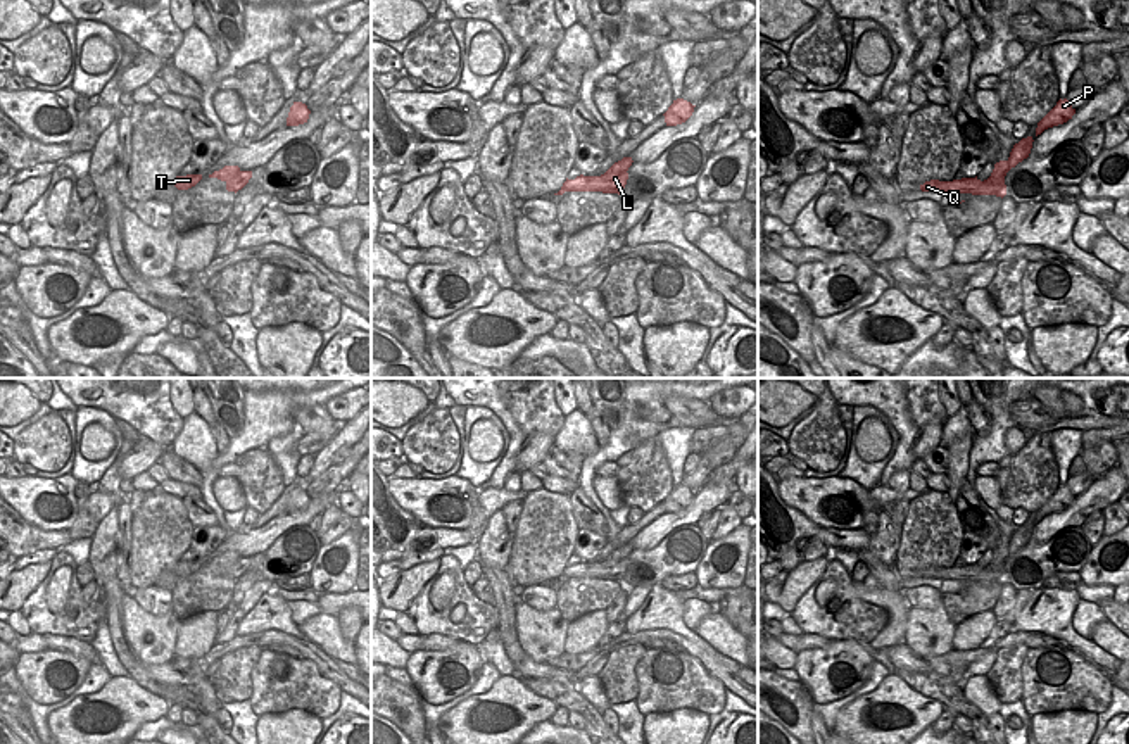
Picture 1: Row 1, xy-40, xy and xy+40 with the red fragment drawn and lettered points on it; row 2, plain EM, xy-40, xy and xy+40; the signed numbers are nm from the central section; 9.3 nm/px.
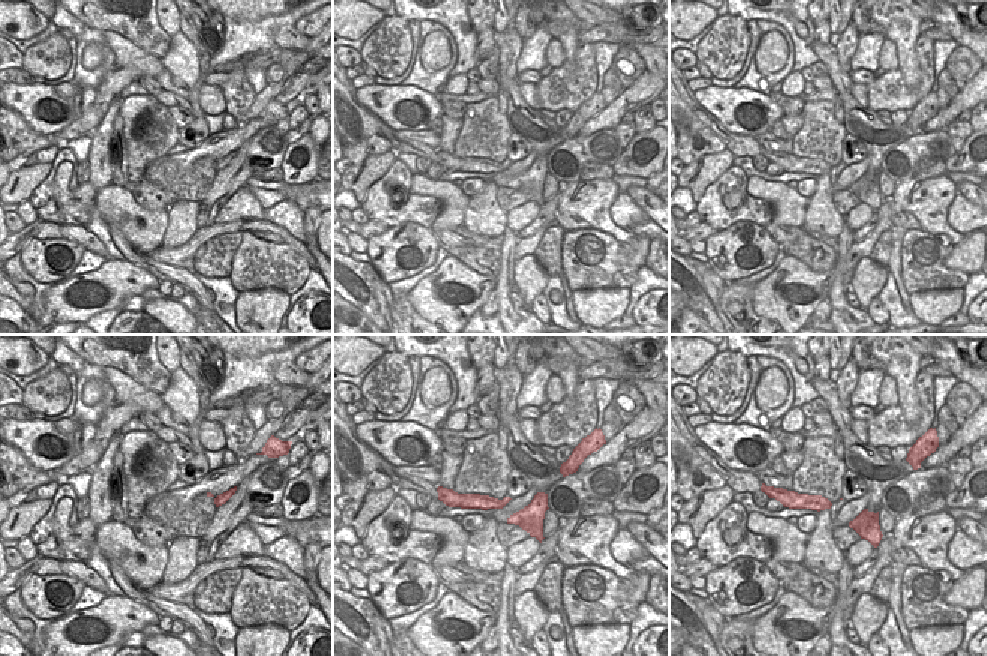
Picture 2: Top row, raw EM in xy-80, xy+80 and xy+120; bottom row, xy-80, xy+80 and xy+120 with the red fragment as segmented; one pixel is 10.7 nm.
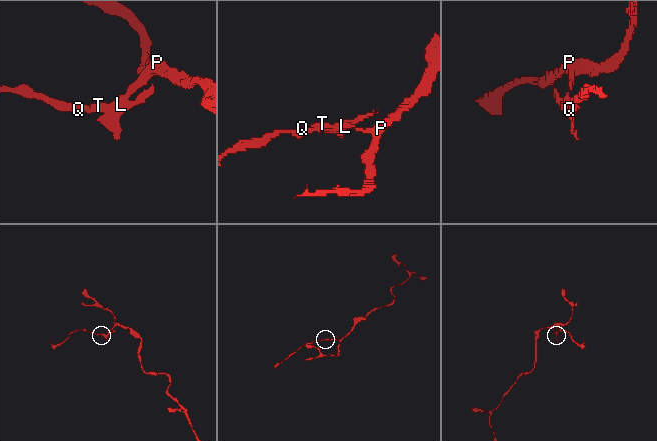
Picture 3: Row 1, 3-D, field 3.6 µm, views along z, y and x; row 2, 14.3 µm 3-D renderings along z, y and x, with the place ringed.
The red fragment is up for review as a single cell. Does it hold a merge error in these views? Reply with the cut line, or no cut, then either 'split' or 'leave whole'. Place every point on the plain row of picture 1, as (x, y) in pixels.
cut xy+40 (995, 558), (981, 573), (957, 579); split

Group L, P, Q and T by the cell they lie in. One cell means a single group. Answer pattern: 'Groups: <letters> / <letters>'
Groups: L Q T / P

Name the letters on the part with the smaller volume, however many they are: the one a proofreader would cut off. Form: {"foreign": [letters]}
{"foreign": ["L", "Q", "T"]}

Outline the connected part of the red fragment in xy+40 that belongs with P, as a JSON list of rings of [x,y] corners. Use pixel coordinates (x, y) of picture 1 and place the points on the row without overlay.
[[[1060,485],[1056,492],[1038,509],[1036,523],[1048,514],[1067,509],[1074,501],[1075,495],[1070,492],[1070,489],[1067,485]]]

